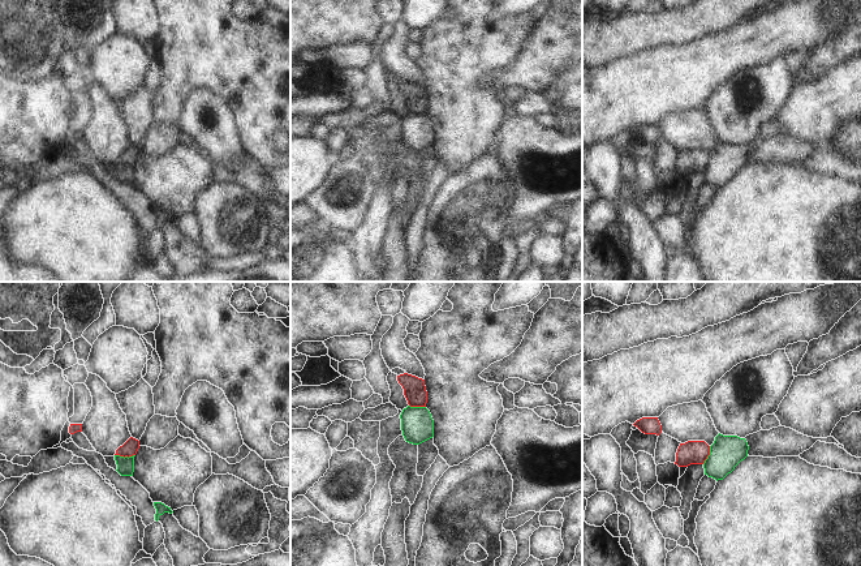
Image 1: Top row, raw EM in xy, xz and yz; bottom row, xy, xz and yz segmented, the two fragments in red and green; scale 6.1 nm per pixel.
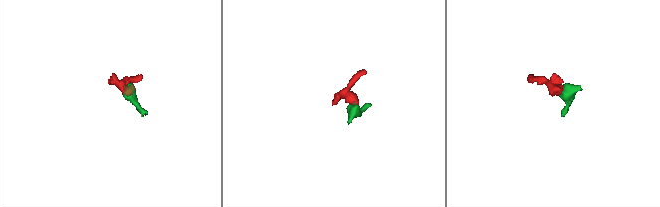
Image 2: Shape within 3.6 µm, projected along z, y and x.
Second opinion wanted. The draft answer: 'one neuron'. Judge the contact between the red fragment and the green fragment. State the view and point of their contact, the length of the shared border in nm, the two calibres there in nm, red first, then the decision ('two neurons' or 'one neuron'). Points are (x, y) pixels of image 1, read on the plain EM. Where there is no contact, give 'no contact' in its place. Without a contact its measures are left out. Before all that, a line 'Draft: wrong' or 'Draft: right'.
Draft: wrong
xy (125, 163) | 130 nm | 90/110 nm | two neurons

